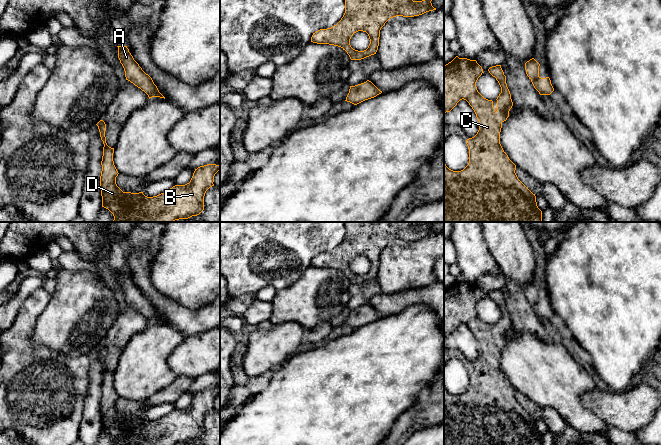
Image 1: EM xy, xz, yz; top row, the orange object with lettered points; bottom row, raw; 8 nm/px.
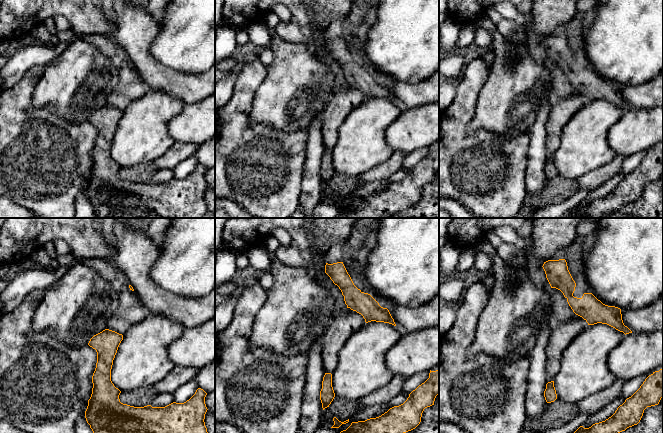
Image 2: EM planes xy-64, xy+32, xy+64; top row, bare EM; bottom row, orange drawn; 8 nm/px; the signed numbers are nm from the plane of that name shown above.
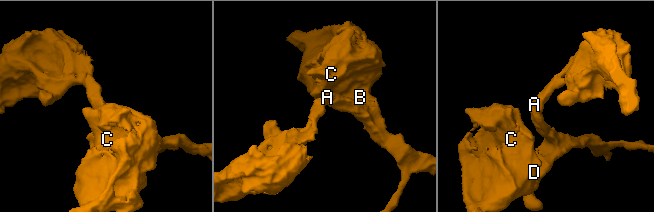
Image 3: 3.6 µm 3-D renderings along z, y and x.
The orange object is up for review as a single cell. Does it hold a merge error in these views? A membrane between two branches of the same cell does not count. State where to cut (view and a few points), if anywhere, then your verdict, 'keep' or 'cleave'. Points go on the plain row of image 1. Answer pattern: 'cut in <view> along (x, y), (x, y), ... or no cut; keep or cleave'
no cut; keep

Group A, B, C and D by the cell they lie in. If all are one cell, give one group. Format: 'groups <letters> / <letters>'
groups A B C D

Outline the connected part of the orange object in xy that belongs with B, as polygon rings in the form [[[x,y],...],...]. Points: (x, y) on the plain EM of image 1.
[[[100,344],[96,349],[104,368],[100,400],[102,431],[113,438],[113,445],[175,445],[197,440],[204,434],[205,417],[210,411],[214,410],[214,400],[220,394],[220,389],[207,388],[200,390],[195,393],[189,407],[175,409],[157,420],[147,421],[143,416],[123,416],[116,408],[116,401],[119,397],[113,385],[114,372],[109,371],[106,367],[106,348],[103,344]]]

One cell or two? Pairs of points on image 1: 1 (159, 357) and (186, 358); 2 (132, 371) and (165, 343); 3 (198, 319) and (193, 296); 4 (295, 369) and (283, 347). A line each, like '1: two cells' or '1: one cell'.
1: two cells
2: one cell
3: two cells
4: two cells

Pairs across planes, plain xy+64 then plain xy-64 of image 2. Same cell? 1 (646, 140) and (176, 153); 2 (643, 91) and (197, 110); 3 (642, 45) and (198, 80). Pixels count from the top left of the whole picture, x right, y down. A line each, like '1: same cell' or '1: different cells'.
1: different cells
2: different cells
3: different cells

